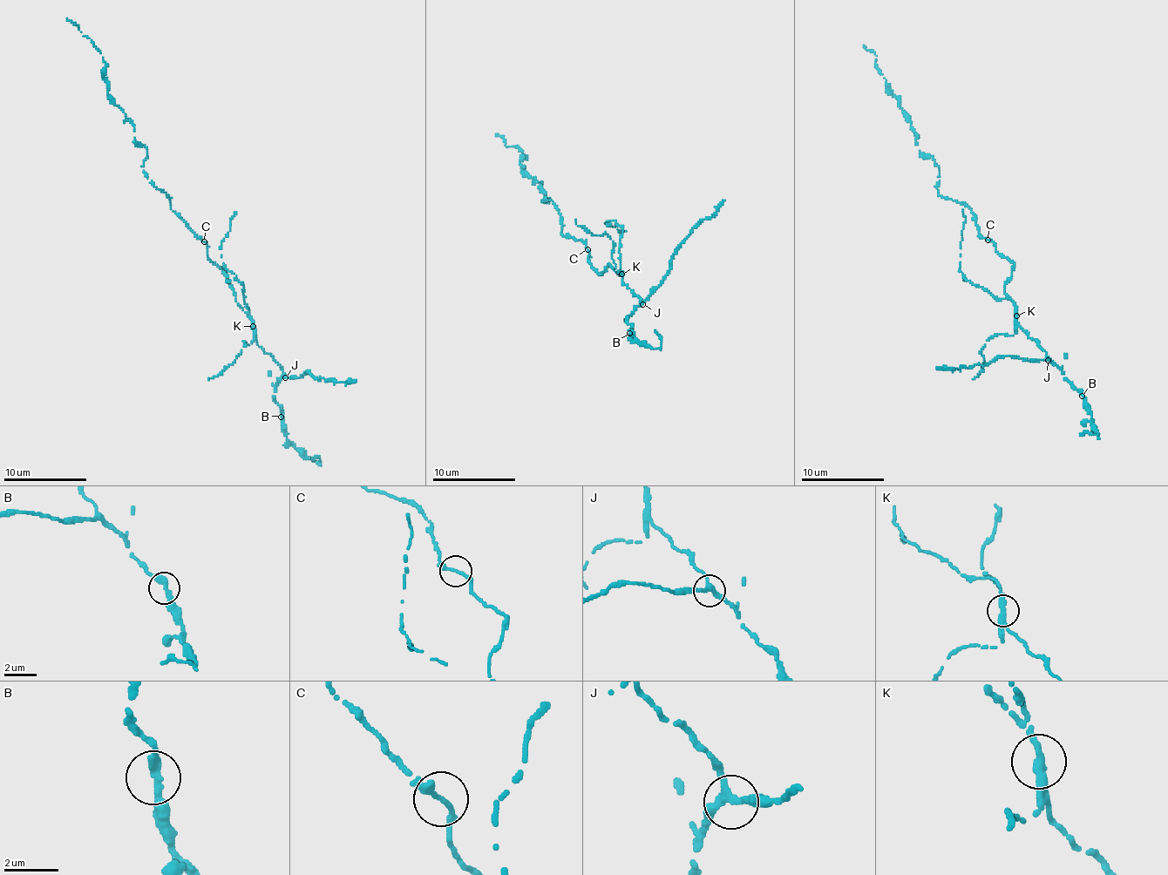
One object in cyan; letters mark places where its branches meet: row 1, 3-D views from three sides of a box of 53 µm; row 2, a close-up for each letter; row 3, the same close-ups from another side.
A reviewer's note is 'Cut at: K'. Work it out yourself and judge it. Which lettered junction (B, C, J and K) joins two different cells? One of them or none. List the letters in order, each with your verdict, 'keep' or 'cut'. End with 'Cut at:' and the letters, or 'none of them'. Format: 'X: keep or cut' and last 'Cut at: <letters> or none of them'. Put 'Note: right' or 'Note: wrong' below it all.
B: keep
C: keep
J: keep
K: cut
Cut at: K
Note: right

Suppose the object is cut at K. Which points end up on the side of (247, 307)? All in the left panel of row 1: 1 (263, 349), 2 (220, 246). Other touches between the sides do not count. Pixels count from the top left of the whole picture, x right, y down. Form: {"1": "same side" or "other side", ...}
{"1": "other side", "2": "same side"}

